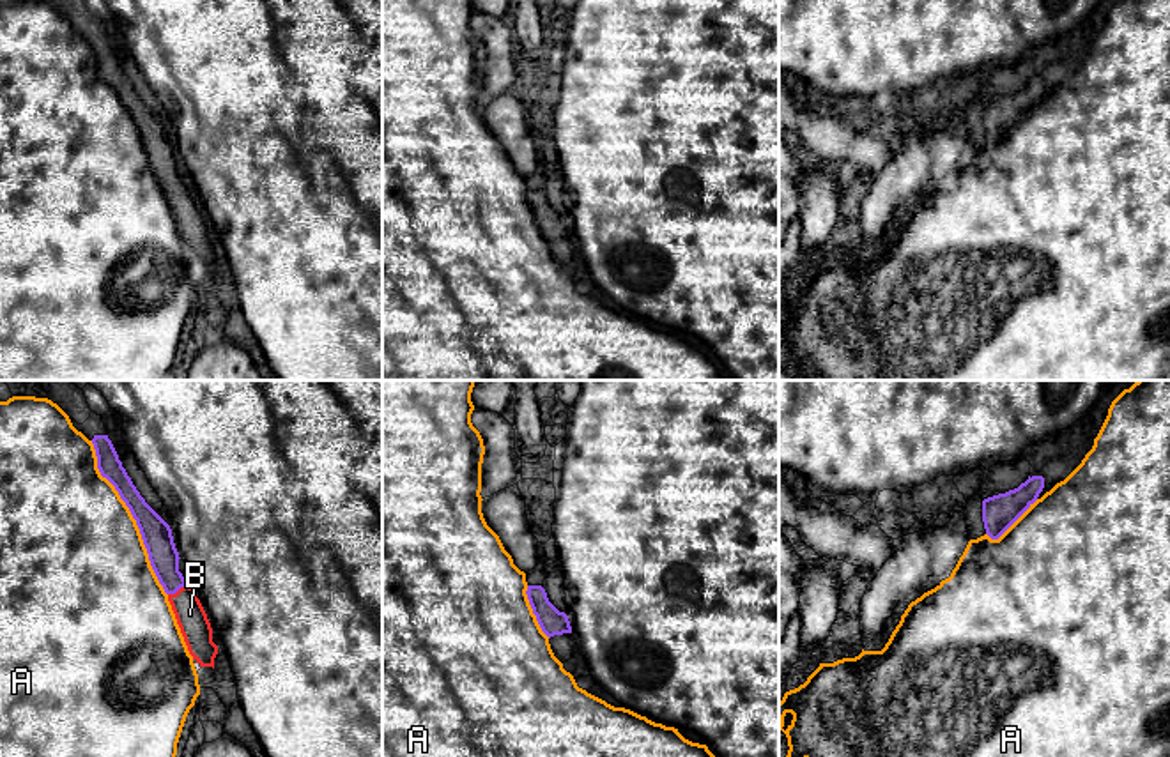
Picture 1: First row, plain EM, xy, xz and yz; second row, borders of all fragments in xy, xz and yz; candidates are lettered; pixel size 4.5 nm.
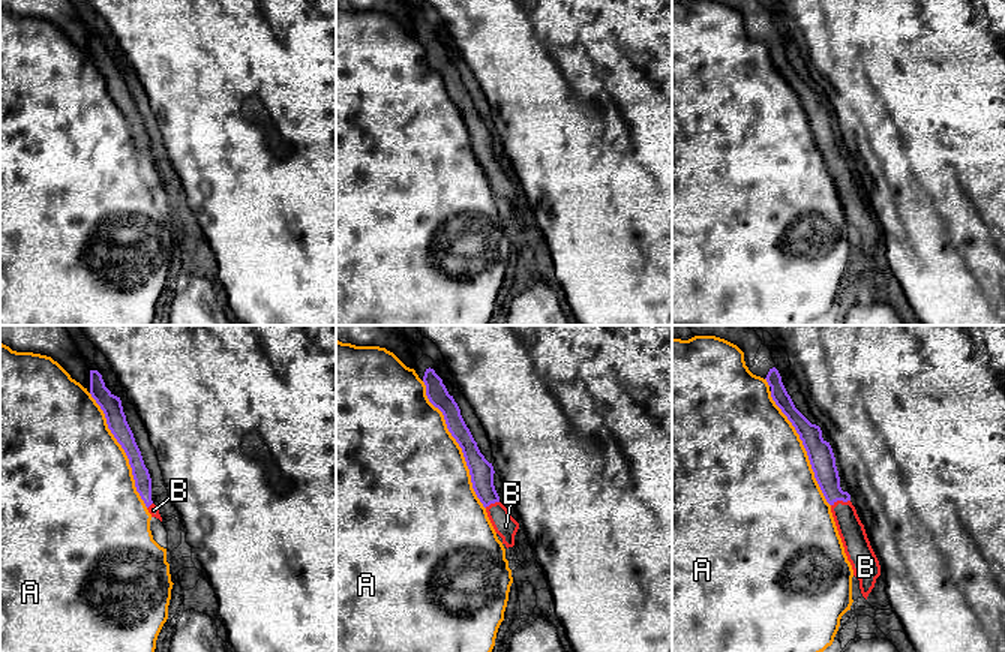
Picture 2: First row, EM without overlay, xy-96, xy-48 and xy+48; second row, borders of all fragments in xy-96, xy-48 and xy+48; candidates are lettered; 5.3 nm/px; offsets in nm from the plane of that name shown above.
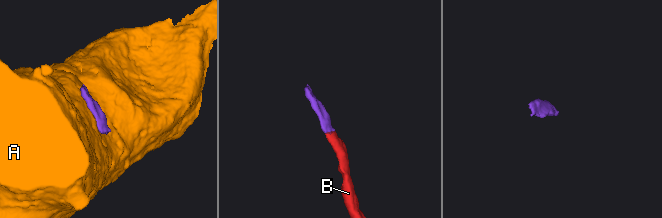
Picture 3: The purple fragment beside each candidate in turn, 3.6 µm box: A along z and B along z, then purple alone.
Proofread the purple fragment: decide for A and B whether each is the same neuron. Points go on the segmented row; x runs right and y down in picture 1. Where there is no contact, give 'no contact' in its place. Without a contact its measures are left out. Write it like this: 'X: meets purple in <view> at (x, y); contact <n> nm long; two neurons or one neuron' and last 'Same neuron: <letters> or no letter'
A: meets purple in xy at (133, 517); contact 800 nm long; two neurons
B: meets purple in xy at (177, 589); contact 100 nm long; one neuron
Same neuron: B

